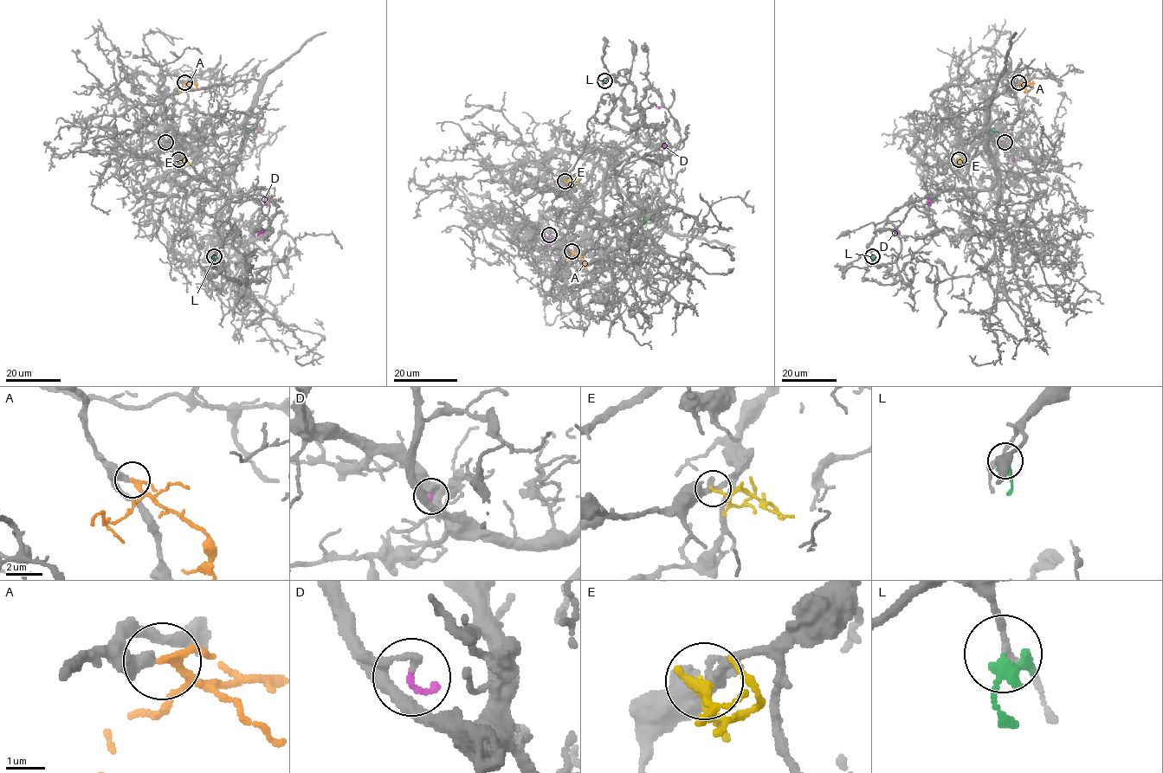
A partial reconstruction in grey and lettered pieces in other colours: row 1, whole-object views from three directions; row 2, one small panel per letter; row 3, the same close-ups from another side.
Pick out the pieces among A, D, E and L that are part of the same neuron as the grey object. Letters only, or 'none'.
A

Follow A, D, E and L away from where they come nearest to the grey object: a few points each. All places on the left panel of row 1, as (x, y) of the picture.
A: (184, 83), (196, 83), (194, 88)
D: (165, 142), (263, 199), (165, 161), (166, 158)
E: (178, 158), (191, 164)
L: (214, 256), (248, 132)

